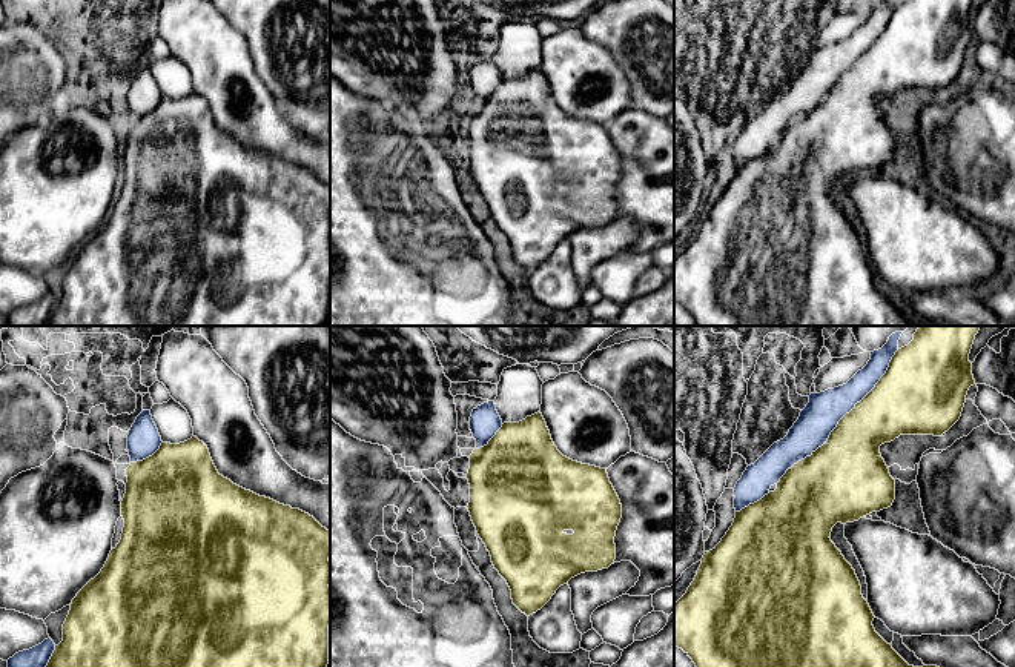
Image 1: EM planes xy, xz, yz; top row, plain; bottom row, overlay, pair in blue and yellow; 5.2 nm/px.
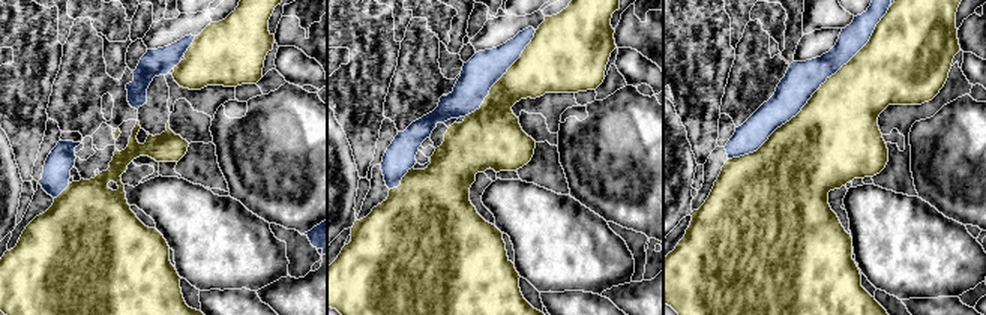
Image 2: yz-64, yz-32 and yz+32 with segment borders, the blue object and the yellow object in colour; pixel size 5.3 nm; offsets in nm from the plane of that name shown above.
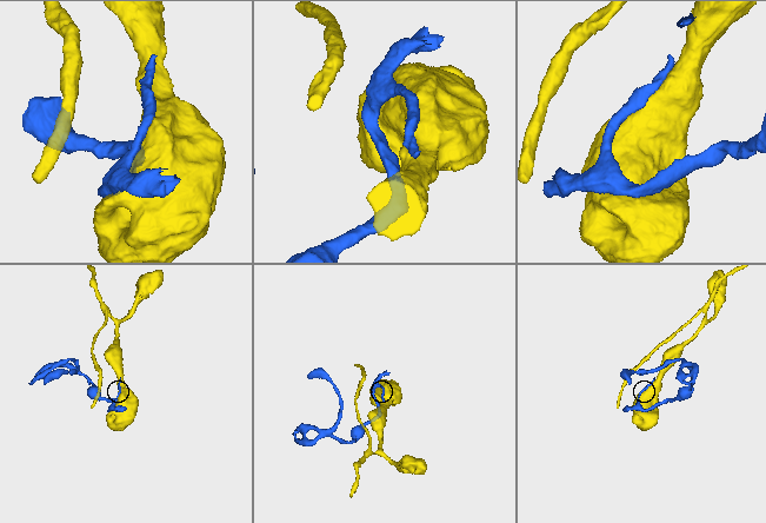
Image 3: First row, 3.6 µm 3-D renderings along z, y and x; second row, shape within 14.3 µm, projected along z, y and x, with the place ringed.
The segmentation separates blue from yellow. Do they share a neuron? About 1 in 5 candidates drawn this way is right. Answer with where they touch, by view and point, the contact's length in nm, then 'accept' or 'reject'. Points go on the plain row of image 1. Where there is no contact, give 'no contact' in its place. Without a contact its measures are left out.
yz (839, 76) | 950 nm | reject

